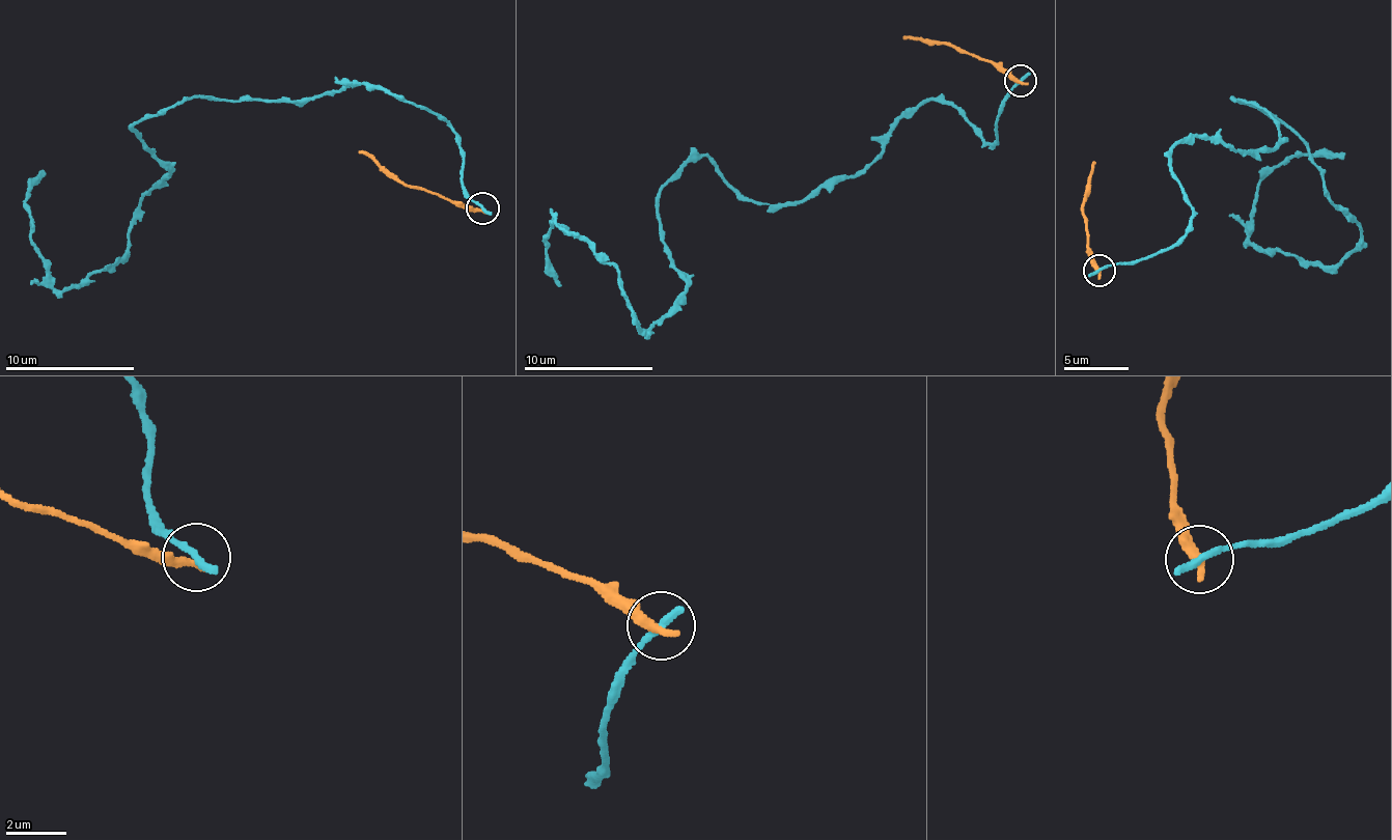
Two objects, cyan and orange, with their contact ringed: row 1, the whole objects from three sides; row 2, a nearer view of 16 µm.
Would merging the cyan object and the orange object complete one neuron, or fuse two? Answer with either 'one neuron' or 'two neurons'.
two neurons

